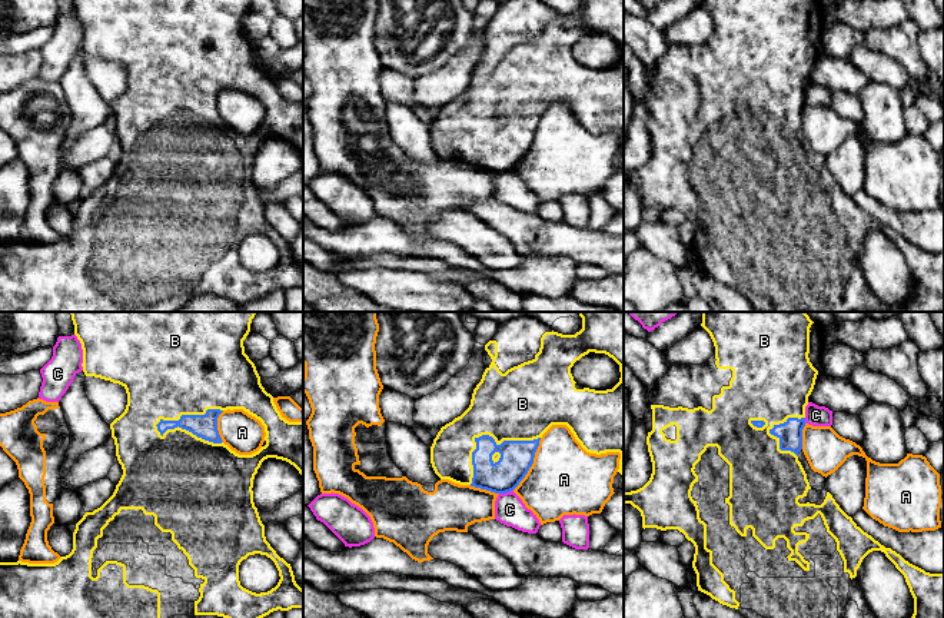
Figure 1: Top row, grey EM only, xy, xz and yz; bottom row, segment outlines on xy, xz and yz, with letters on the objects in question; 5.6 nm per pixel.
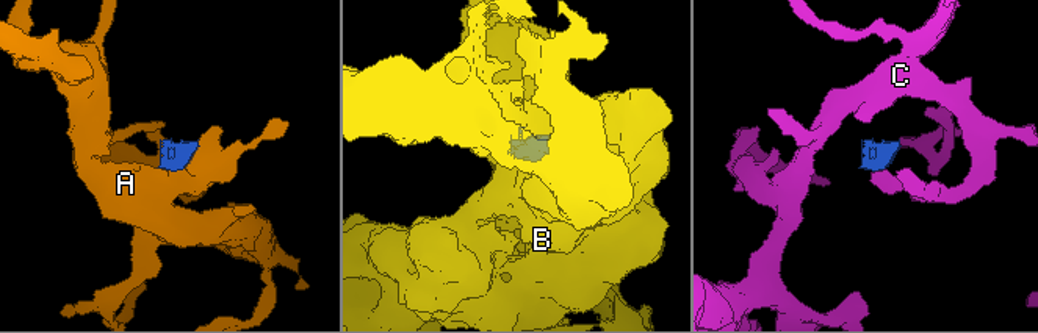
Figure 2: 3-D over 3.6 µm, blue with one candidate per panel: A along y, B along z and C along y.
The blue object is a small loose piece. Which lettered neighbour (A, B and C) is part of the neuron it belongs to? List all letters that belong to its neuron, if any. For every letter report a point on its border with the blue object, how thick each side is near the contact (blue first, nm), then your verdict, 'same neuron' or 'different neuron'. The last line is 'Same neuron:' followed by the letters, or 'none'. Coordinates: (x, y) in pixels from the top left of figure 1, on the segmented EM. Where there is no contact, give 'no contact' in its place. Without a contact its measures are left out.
A: contact xz (532, 462); calibres 190 and 400 nm; different neuron
B: contact xy (188, 429); calibres 140 and 460 nm; same neuron
C: contact xz (505, 492); calibres 190 and 170 nm; different neuron
Same neuron: B

